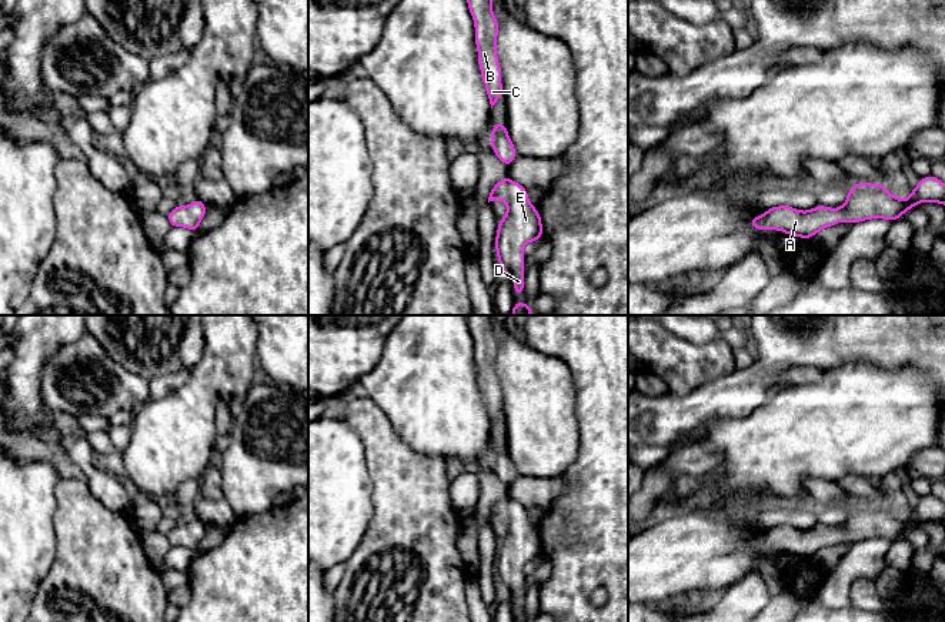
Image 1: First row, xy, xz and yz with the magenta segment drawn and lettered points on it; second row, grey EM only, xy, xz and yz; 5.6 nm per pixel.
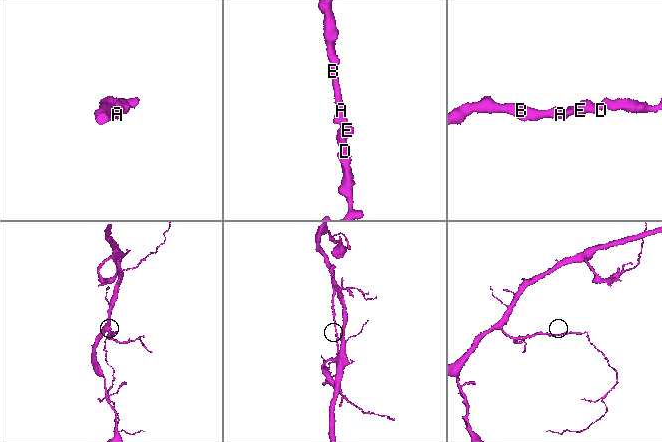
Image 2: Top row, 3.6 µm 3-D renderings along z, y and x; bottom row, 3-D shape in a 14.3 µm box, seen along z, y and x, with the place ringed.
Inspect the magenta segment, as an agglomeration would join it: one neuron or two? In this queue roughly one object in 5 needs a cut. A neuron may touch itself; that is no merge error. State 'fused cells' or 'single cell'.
single cell

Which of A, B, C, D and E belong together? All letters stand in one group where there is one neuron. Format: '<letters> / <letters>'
A B C D E

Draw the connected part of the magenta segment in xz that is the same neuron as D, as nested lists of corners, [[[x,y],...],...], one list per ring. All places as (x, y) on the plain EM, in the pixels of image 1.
[[[508,494],[491,508],[488,522],[494,519],[508,524],[505,536],[498,542],[495,571],[501,592],[512,596],[514,613],[520,616],[524,612],[522,566],[542,556],[541,535],[531,525],[527,508],[512,502]]]

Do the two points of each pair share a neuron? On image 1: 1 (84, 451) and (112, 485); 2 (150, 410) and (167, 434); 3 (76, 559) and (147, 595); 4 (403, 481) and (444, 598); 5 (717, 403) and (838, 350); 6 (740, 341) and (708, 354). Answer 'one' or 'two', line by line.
1: one
2: one
3: one
4: one
5: one
6: two

